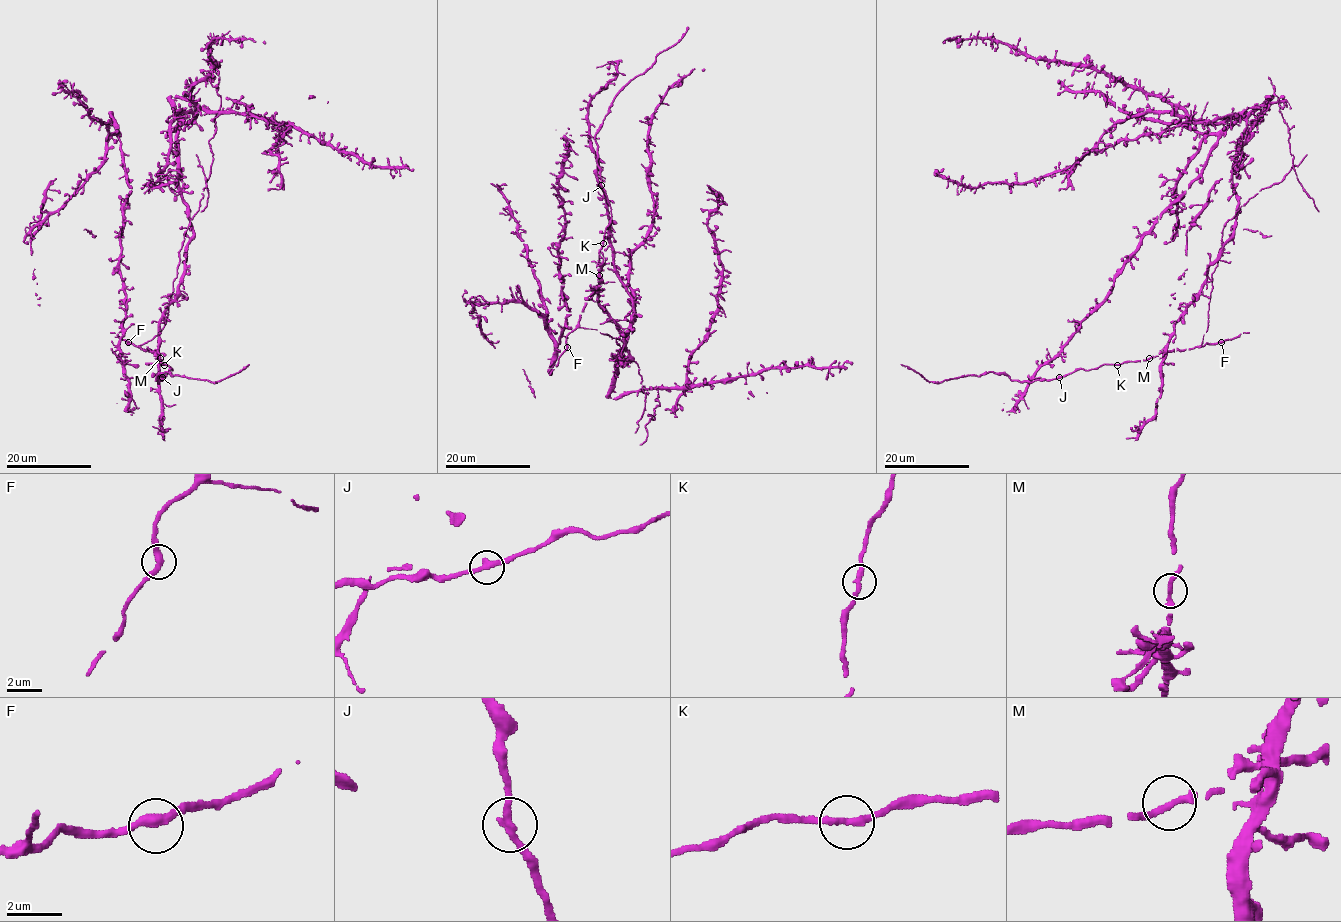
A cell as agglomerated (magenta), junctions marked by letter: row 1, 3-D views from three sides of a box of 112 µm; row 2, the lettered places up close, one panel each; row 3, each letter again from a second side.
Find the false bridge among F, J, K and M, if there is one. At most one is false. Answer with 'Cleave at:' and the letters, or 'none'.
Cleave at: none

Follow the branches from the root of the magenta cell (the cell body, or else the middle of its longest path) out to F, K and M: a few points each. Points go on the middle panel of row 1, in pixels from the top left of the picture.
F: (606, 226), (600, 251), (599, 284), (586, 300), (579, 325), (567, 336), (567, 347)
K: (606, 226), (603, 242)
M: (606, 226), (600, 251), (599, 276)

